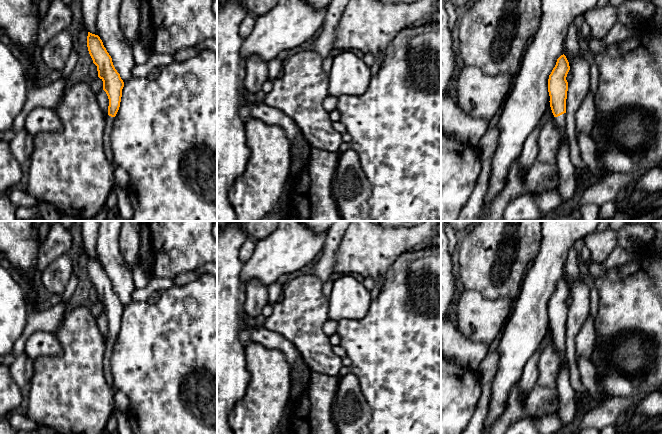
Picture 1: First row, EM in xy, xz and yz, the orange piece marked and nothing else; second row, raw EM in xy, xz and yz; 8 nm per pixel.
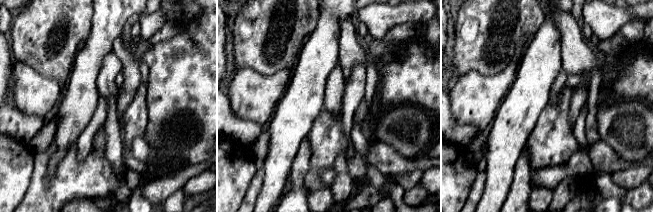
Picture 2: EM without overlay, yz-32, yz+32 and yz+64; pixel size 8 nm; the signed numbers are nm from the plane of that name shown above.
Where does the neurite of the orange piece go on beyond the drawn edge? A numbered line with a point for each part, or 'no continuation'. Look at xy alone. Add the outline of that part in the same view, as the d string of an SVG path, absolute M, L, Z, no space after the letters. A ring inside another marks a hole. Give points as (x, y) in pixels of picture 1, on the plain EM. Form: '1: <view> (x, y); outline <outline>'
1: xy (109, 344); outline M107 339L105 354L104 354L104 374L105 374L105 379L108 382L108 384L116 392L115 388L113 387L112 374L110 370L110 357L113 351L114 344L115 344L115 341L111 341Z

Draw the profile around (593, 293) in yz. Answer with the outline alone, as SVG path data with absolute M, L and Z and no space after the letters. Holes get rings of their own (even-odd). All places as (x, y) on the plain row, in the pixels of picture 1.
M590 286L589 290L589 315L595 320L599 307L599 293L594 286Z

